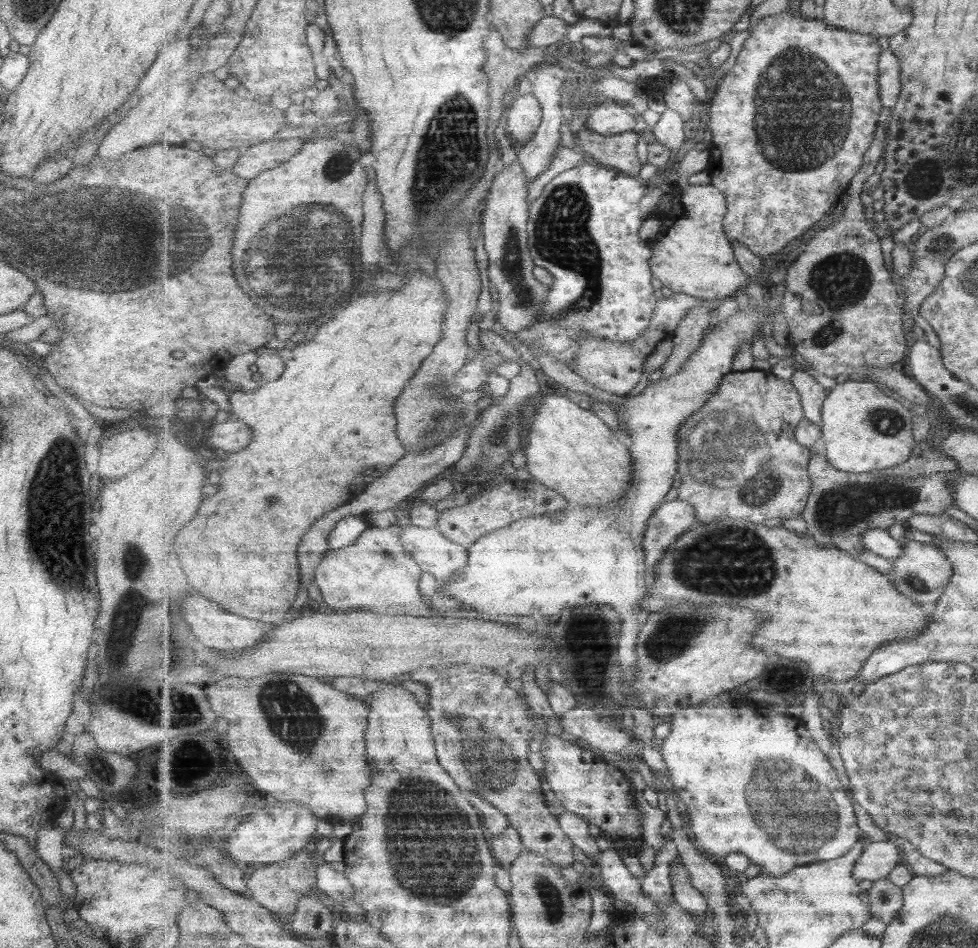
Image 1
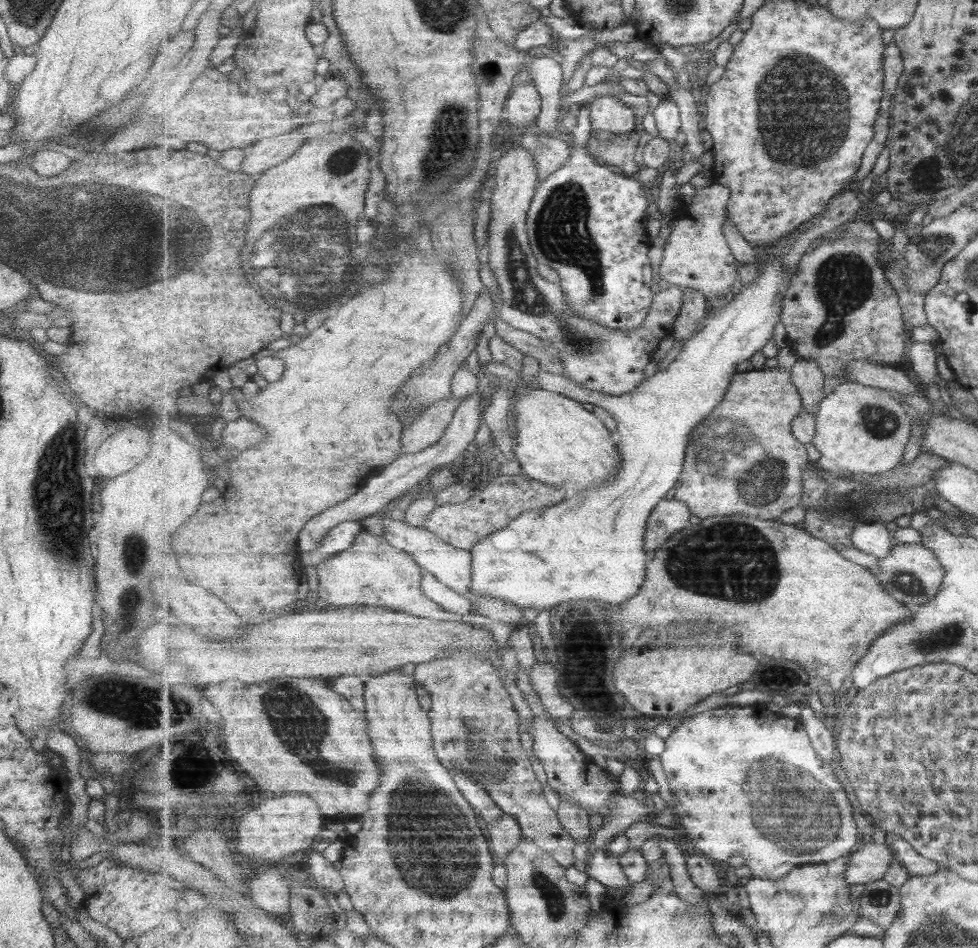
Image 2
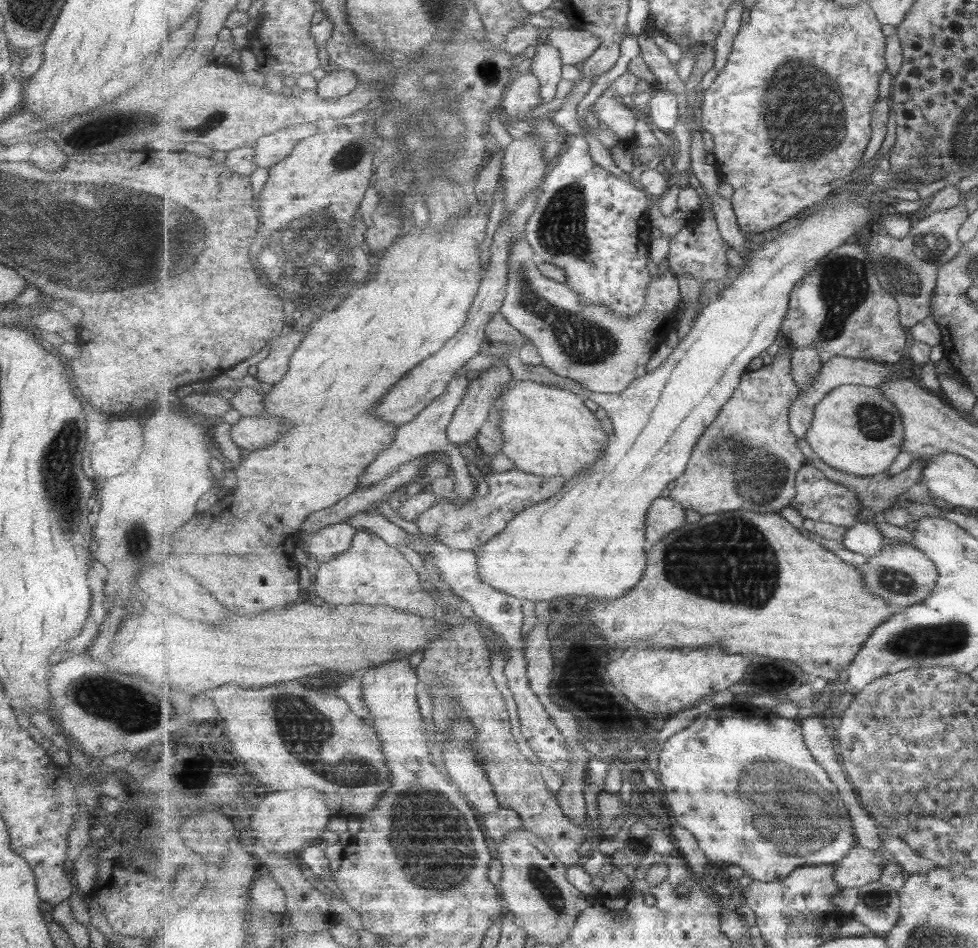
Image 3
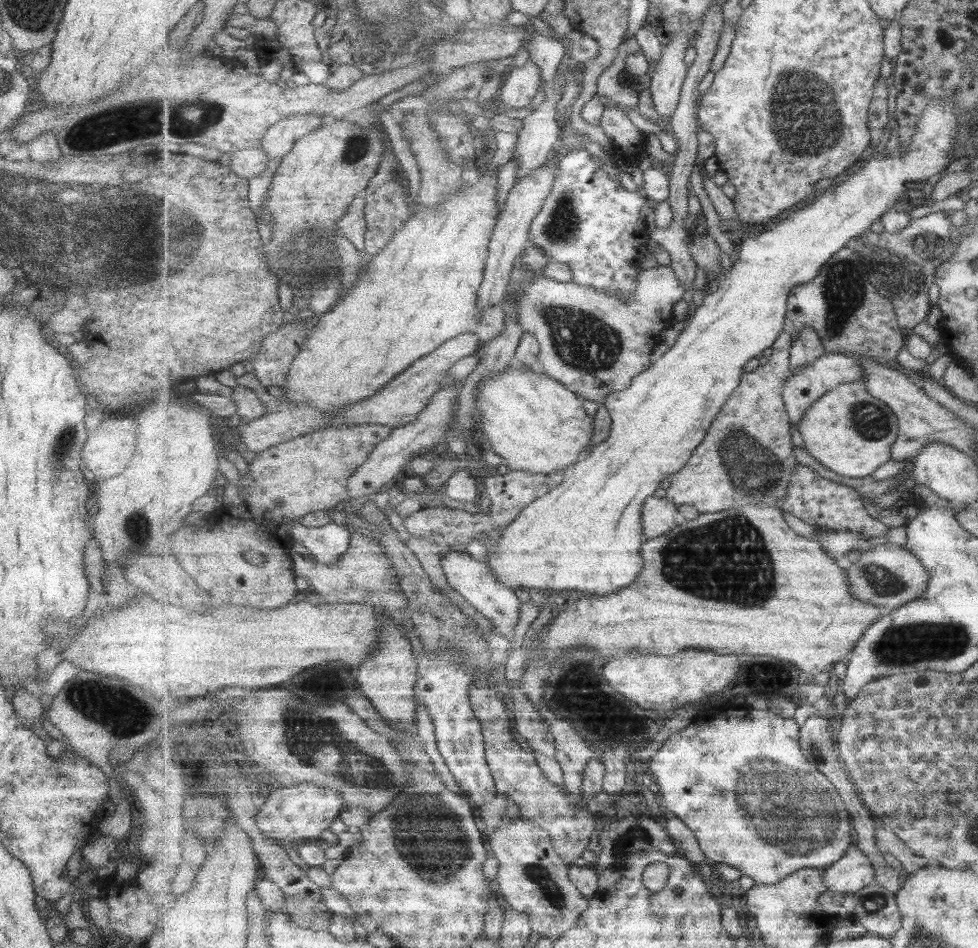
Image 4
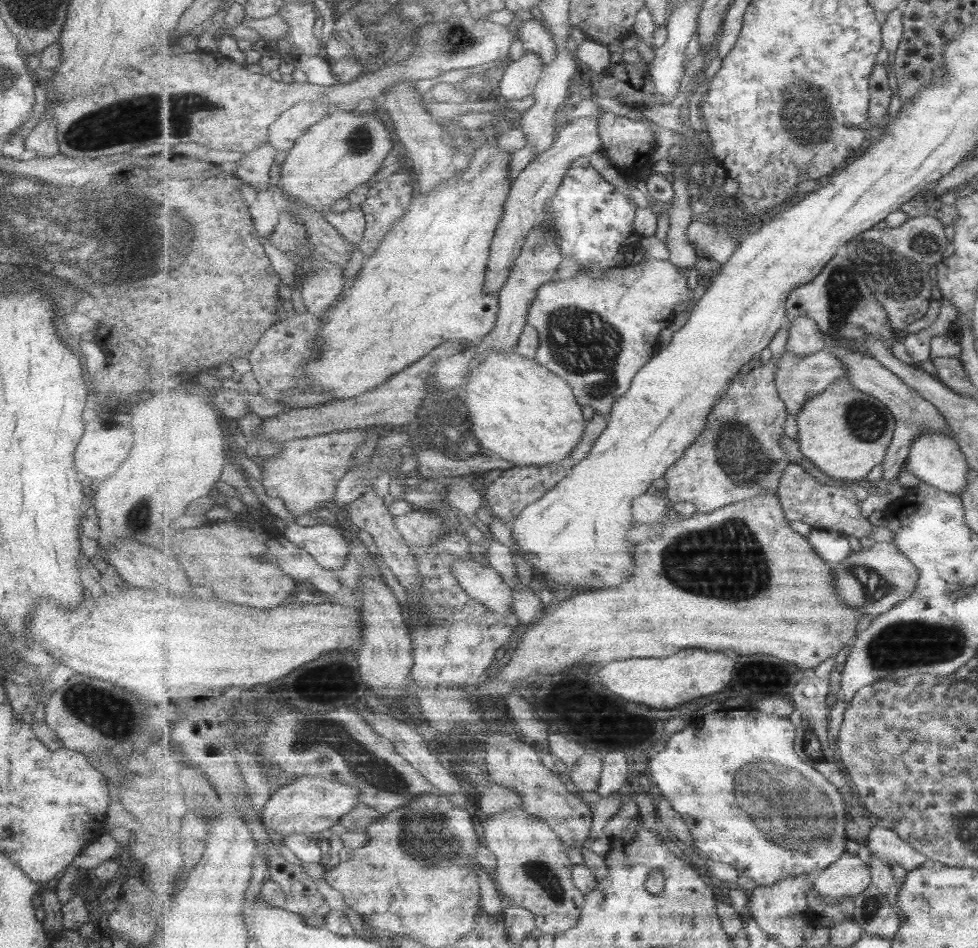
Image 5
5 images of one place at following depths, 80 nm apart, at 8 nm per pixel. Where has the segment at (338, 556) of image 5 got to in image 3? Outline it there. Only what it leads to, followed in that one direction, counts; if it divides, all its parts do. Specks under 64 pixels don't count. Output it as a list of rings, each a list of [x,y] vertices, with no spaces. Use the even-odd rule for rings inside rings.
[[[339,523],[319,529],[309,535],[307,551],[316,557],[316,561],[324,563],[351,548],[357,530],[352,524]]]

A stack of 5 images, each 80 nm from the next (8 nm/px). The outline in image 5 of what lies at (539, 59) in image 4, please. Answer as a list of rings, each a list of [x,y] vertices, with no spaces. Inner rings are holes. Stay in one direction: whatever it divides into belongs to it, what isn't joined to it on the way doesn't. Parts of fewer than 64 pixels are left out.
[[[538,19],[520,22],[520,40],[523,47],[542,56],[544,64],[549,64],[557,58],[558,48],[551,33]]]

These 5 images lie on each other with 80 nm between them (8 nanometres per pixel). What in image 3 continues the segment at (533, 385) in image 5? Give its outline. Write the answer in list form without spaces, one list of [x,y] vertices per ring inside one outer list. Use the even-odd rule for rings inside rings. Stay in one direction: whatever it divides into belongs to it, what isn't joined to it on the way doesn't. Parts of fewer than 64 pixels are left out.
[[[515,378],[508,389],[502,392],[500,402],[495,407],[500,409],[502,453],[514,462],[517,469],[537,476],[545,478],[562,476],[565,481],[569,481],[602,458],[603,449],[610,440],[596,413],[591,412],[583,404],[582,395],[553,384]]]

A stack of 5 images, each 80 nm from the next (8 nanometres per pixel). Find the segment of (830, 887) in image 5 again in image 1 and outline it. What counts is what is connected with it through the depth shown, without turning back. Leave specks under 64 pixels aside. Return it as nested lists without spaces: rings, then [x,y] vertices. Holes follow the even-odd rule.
[[[892,837],[886,841],[867,842],[862,856],[855,863],[854,877],[872,882],[888,878],[902,862],[902,852]]]

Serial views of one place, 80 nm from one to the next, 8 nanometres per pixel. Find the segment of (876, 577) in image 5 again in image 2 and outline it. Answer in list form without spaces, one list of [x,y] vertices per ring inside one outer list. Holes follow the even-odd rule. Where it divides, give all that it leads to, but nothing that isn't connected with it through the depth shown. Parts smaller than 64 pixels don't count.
[[[921,543],[895,544],[889,556],[879,559],[878,566],[876,570],[870,571],[876,573],[883,588],[886,588],[887,592],[890,592],[897,600],[903,600],[915,613],[938,595],[946,573],[938,556]]]

